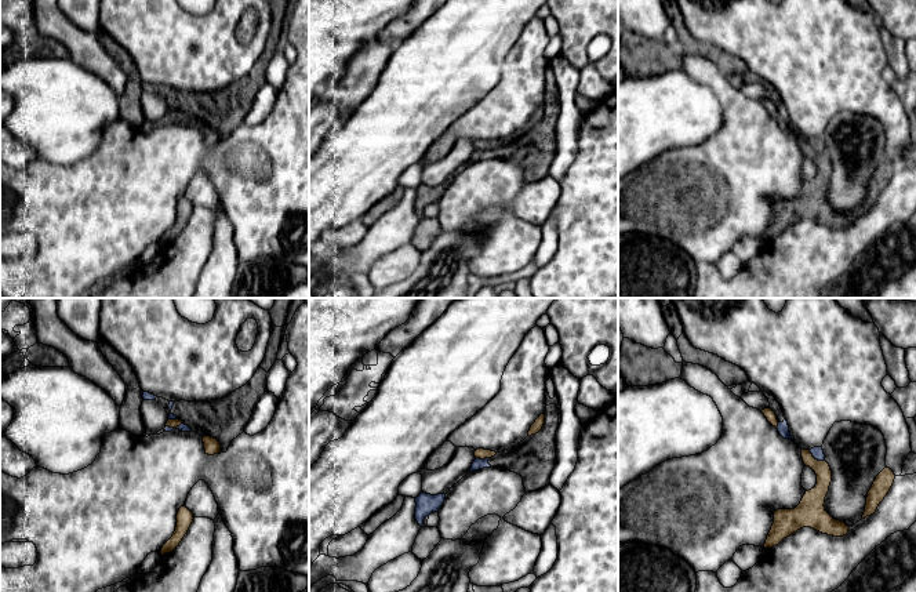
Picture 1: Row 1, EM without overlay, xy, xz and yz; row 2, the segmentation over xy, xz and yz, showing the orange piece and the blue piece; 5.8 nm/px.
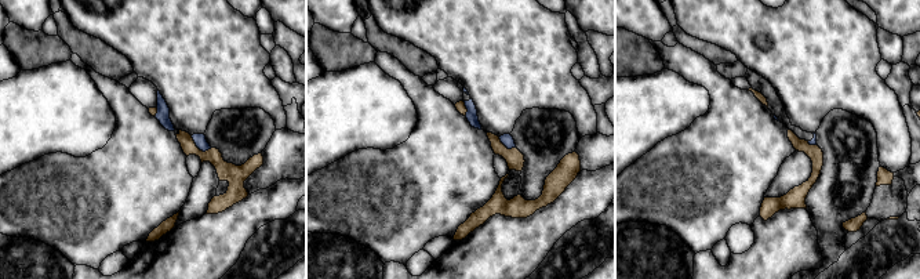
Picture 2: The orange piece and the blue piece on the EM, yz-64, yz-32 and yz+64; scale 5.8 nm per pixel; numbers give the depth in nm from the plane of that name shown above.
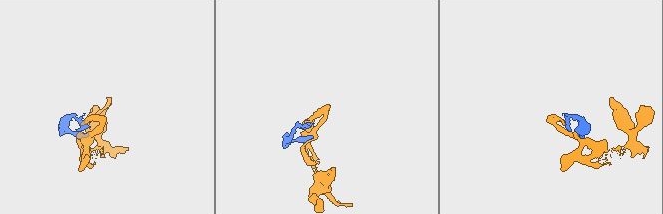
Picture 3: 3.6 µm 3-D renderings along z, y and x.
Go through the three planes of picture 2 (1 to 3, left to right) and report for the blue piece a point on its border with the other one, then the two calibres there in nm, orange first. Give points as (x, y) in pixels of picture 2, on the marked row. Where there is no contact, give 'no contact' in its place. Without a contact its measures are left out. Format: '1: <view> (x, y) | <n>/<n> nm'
1: yz-64 (197, 148) | 110/70 nm
2: yz-32 (505, 147) | 110/70 nm
3: yz+64 (811, 145) | 90/40 nm

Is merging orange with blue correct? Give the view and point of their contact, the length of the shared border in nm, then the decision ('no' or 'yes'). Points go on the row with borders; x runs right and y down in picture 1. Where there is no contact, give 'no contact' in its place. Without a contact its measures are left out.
yz (814, 458) | 120 nm | no

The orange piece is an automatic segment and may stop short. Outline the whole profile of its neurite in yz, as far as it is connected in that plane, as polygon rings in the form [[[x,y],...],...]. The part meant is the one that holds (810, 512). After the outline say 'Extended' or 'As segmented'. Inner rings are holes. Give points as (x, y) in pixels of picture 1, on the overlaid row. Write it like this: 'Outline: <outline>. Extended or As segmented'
Outline: [[[802,450],[802,458],[804,465],[815,472],[817,484],[814,489],[806,491],[795,509],[778,509],[774,512],[774,523],[764,548],[778,545],[784,538],[803,527],[811,527],[833,537],[843,537],[848,533],[850,527],[844,522],[833,519],[824,506],[832,482],[829,464],[815,460],[810,450]]]. As segmented

